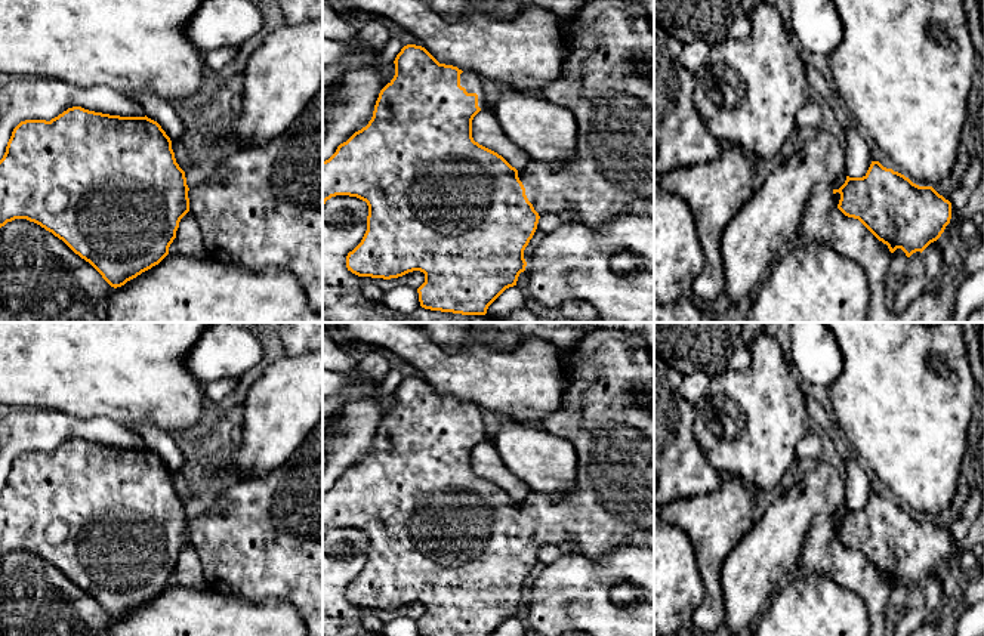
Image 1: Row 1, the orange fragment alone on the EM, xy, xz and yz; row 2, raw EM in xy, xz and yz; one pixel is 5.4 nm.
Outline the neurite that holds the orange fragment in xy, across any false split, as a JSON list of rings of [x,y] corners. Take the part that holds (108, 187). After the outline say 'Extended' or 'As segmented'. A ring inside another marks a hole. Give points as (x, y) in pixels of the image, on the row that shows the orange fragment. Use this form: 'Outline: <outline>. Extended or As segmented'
Outline: [[[323,84],[306,108],[287,127],[286,132],[260,146],[240,148],[226,155],[215,173],[201,183],[189,188],[185,172],[179,167],[172,149],[172,141],[161,126],[145,117],[120,117],[73,106],[52,118],[21,121],[12,132],[6,152],[0,160],[0,228],[15,219],[27,219],[52,232],[62,240],[75,254],[89,262],[102,278],[114,288],[124,285],[142,272],[158,265],[167,254],[176,238],[181,219],[191,213],[203,234],[207,256],[213,260],[235,265],[250,271],[260,271],[266,266],[280,266],[290,271],[303,287],[314,311],[323,311]]]. Extended

